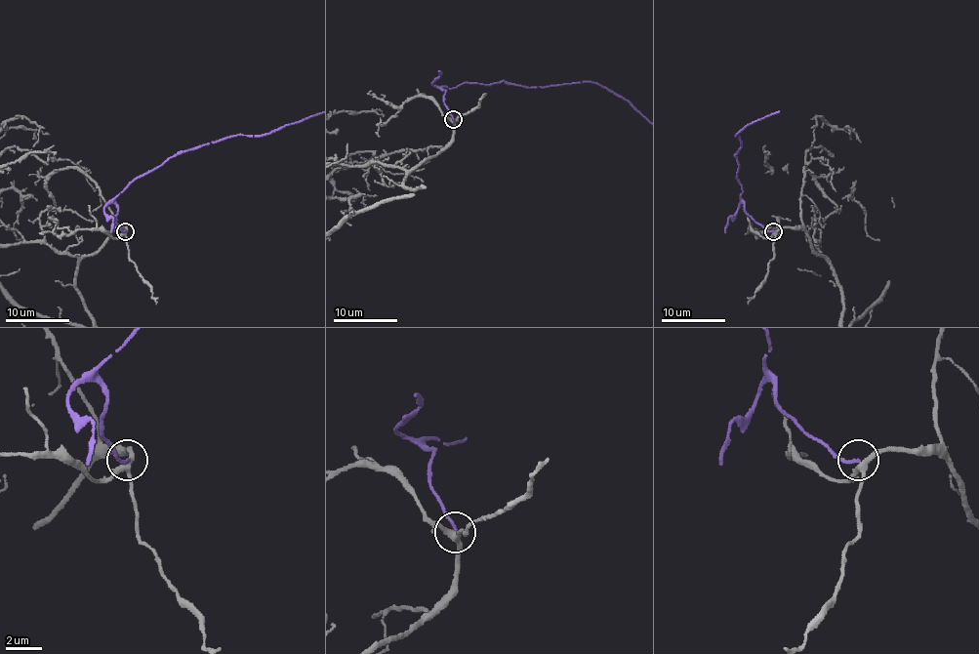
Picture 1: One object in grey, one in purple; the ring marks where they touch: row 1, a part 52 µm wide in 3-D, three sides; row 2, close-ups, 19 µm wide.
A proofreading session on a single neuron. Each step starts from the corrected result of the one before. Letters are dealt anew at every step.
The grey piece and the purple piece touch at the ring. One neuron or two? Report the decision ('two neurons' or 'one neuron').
two neurons

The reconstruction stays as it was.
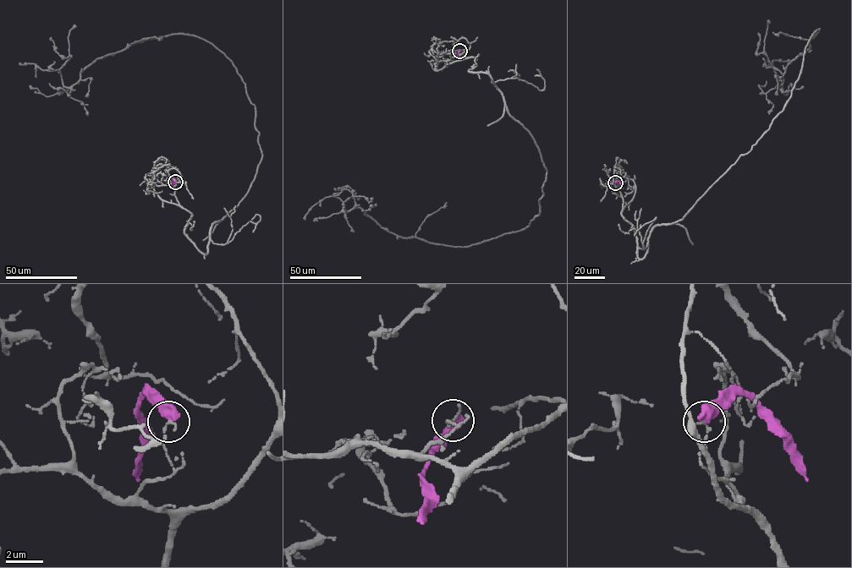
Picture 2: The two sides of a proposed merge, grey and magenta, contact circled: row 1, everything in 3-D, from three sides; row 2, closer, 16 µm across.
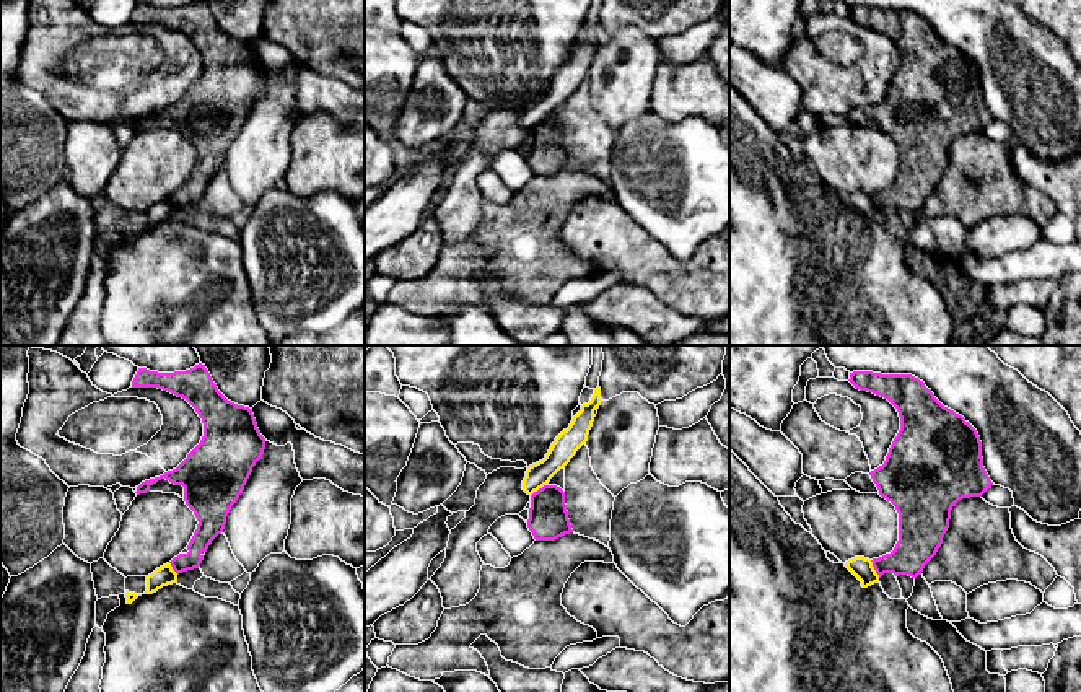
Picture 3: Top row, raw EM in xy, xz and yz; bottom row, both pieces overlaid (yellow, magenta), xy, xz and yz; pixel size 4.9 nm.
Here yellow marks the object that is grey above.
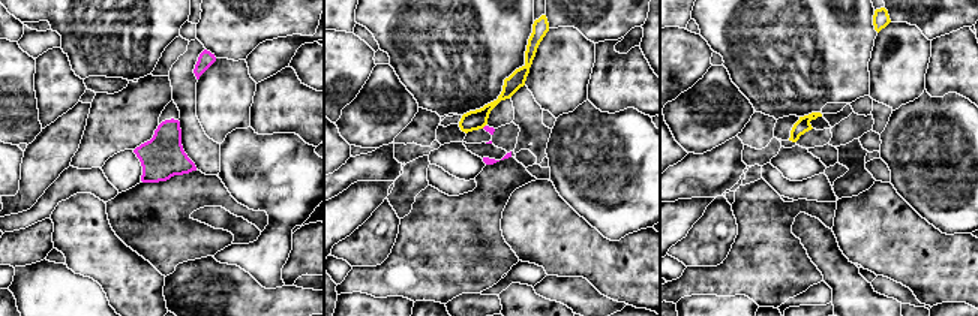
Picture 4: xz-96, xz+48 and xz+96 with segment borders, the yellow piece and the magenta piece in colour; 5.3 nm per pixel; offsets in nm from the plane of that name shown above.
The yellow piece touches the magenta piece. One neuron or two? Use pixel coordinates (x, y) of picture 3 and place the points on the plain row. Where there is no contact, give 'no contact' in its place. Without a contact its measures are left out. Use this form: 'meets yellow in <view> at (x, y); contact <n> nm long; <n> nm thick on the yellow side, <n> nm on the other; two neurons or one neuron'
meets yellow in xz at (539, 122); contact 110 nm long; 120 nm thick on the yellow side, 190 nm on the other; two neurons

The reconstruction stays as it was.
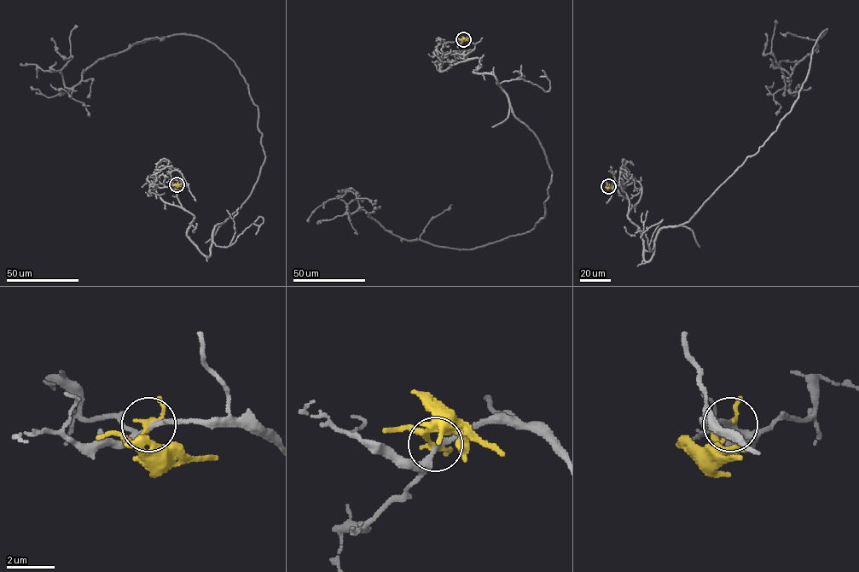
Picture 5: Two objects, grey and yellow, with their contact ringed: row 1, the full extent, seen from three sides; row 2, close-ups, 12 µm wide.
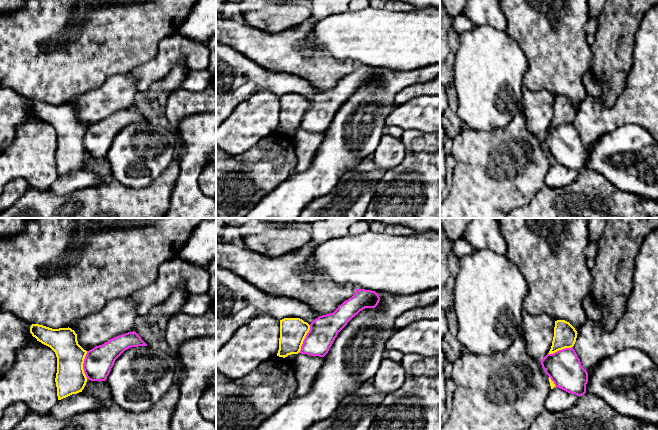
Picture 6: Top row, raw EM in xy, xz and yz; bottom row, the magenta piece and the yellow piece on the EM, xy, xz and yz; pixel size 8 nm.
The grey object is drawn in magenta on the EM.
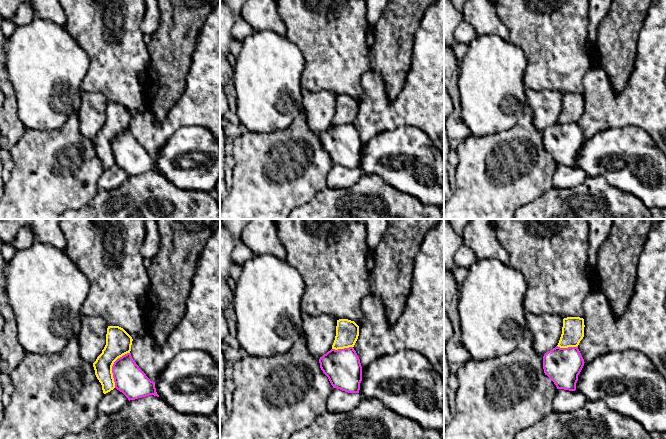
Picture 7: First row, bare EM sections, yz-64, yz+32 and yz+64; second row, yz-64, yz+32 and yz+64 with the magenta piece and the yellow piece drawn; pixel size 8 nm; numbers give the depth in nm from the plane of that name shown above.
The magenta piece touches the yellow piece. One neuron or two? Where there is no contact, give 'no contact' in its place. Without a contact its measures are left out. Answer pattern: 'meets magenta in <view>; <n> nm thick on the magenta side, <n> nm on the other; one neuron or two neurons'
meets magenta in xy; 220 nm thick on the magenta side, 240 nm on the other; two neurons

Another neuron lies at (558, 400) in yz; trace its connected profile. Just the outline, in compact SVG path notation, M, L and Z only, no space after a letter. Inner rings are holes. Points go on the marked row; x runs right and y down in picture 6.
M558 387L551 389L544 404L546 410L550 412L565 411L573 407L579 399L579 396L568 393Z

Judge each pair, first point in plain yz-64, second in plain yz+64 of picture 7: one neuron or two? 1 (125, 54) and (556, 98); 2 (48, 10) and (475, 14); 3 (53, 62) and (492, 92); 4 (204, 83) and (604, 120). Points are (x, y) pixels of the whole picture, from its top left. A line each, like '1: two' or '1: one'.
1: two
2: one
3: one
4: one

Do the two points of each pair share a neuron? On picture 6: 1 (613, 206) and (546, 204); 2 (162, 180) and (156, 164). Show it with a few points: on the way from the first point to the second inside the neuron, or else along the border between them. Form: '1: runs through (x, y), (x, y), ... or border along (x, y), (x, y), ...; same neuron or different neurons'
1: runs through (596, 206), (563, 204); same neuron
2: border along (175, 158), (148, 185), (141, 188); different neurons

